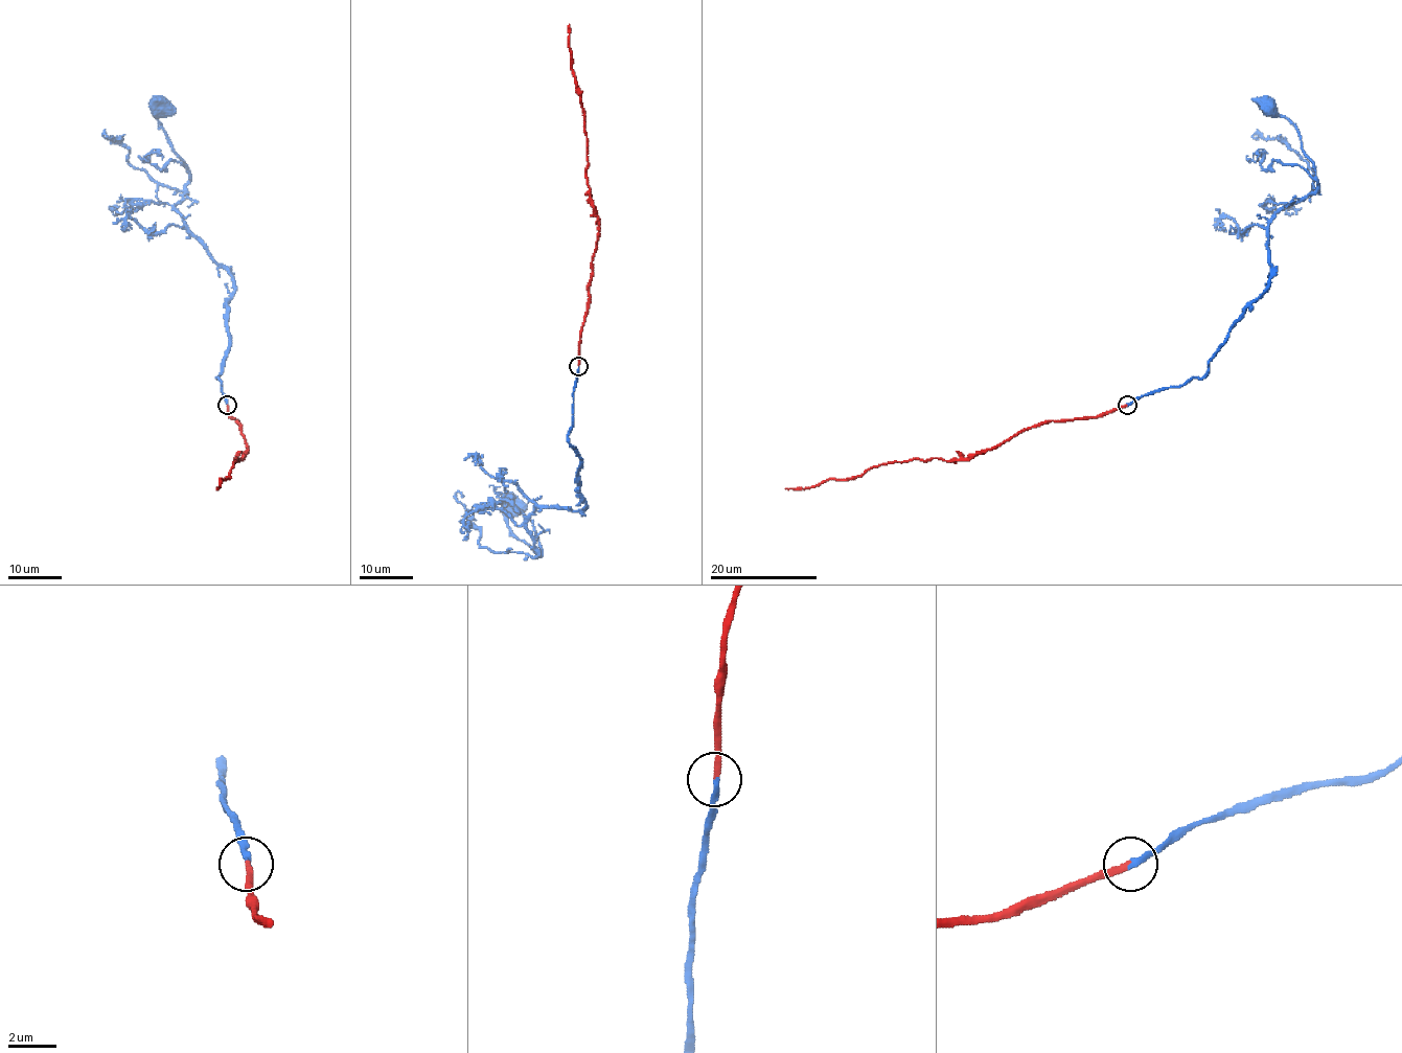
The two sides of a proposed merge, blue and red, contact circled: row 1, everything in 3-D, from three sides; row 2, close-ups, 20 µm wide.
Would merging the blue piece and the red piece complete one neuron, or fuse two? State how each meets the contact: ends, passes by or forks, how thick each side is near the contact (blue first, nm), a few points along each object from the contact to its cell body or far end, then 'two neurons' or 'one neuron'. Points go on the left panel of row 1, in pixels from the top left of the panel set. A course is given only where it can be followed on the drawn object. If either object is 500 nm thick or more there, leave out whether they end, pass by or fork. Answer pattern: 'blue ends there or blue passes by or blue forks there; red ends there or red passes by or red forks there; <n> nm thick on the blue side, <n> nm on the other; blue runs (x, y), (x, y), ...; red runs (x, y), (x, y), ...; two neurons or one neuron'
blue ends there; red ends there; 240 nm thick on the blue side, 240 nm on the other; blue runs (227, 405), (216, 378), (234, 289), (176, 206), (188, 177), (157, 117), (159, 105); red runs (227, 405), (230, 416), (240, 424), (247, 450), (237, 460), (235, 458), (230, 475), (221, 479), (217, 488); one neuron

